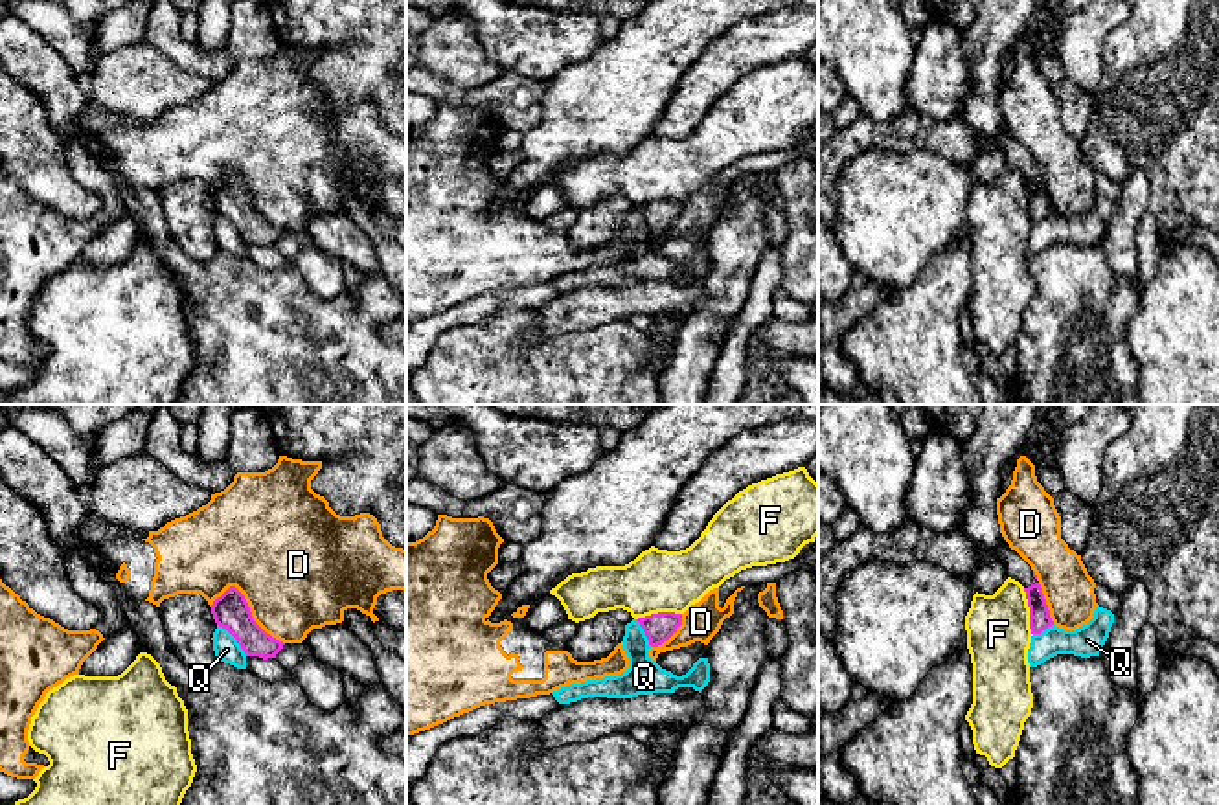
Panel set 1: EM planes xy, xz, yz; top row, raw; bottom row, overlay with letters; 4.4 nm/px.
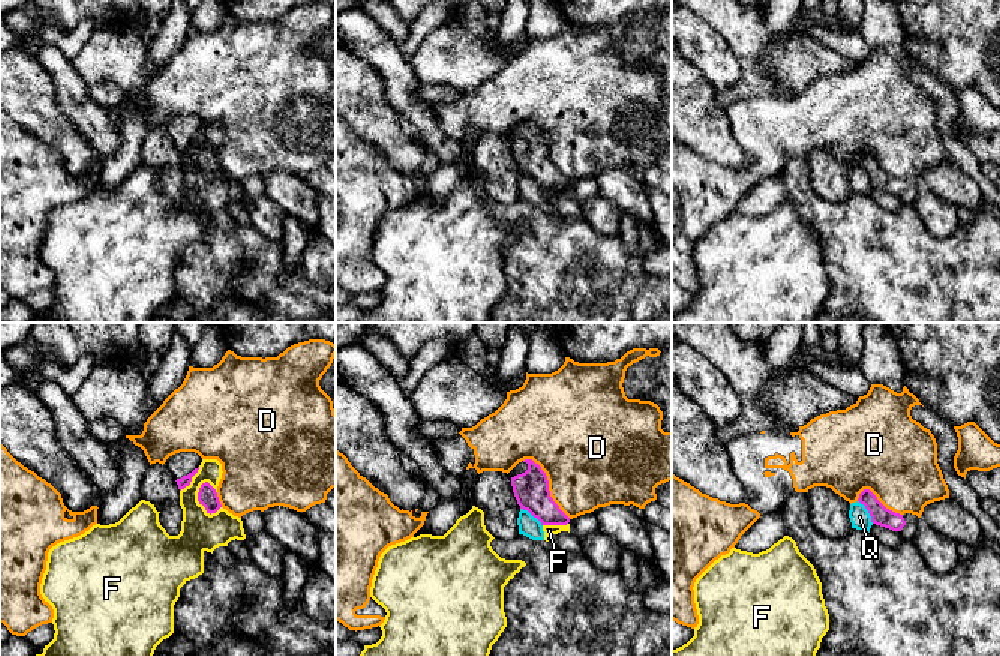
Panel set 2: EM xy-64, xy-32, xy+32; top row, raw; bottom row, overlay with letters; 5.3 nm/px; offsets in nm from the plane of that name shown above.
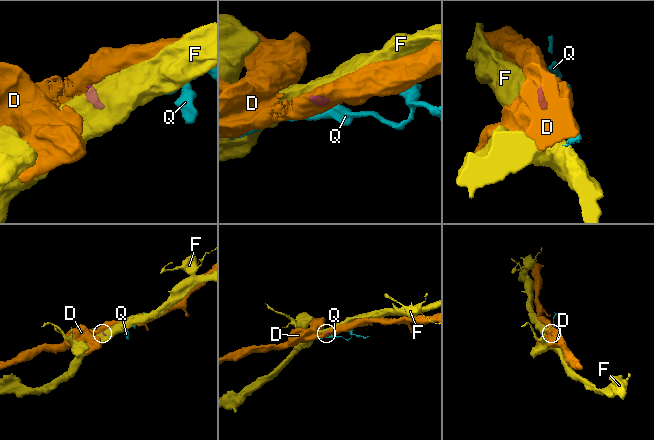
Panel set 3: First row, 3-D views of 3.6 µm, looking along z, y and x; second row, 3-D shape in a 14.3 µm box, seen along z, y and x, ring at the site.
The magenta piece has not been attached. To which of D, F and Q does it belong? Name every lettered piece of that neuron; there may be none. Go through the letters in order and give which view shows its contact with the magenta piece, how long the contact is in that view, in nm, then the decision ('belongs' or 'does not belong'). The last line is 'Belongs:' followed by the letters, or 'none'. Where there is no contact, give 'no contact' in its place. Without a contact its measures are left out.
D: meets magenta in xy; contact 380 nm long; does not belong
F: meets magenta in yz; contact 220 nm long; does not belong
Q: meets magenta in xy; contact 190 nm long; does not belong
Belongs: none

